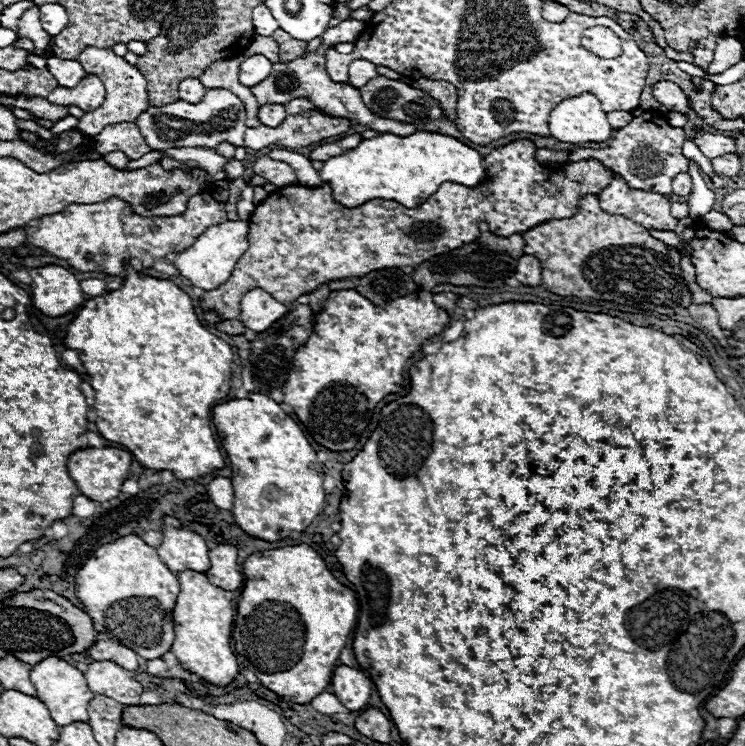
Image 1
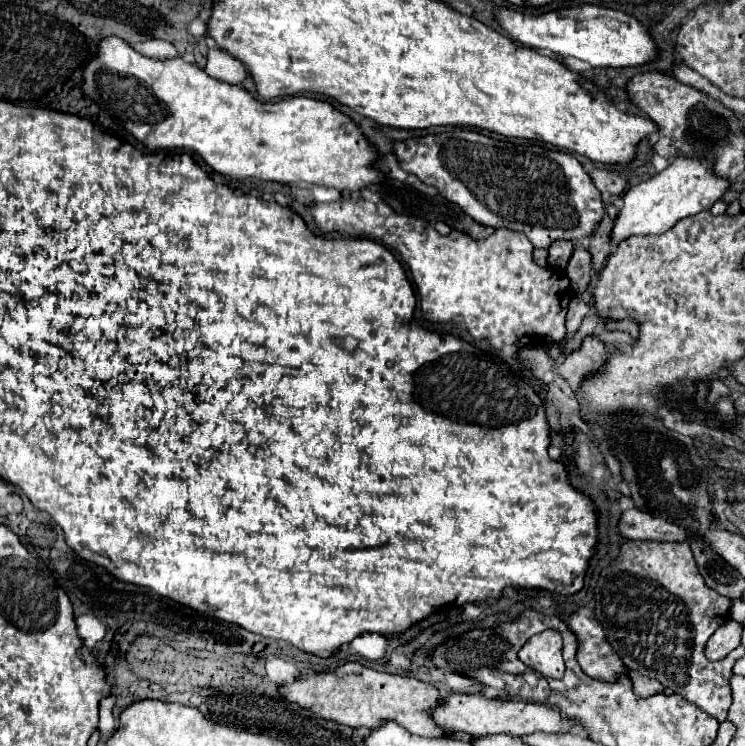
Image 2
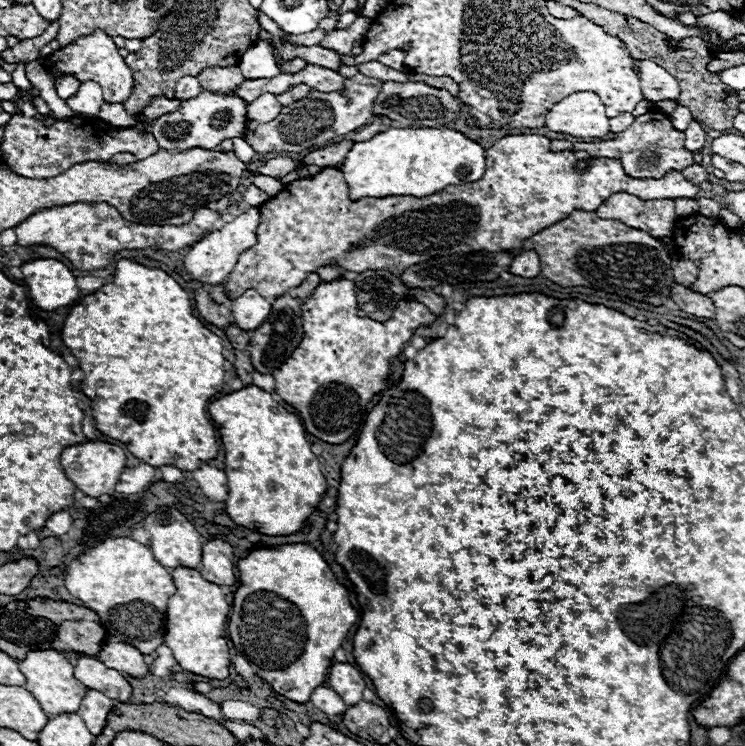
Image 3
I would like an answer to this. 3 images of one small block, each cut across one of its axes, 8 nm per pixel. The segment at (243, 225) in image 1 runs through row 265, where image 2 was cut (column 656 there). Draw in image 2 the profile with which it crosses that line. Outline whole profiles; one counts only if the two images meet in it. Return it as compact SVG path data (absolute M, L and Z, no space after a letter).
M676 158L668 168L658 172L646 182L632 186L624 192L622 200L624 206L620 208L610 242L618 246L622 240L630 236L648 236L648 234L664 234L668 232L678 220L692 216L702 210L710 210L716 200L728 190L728 180L716 178L710 170L710 160L696 160L696 158Z

